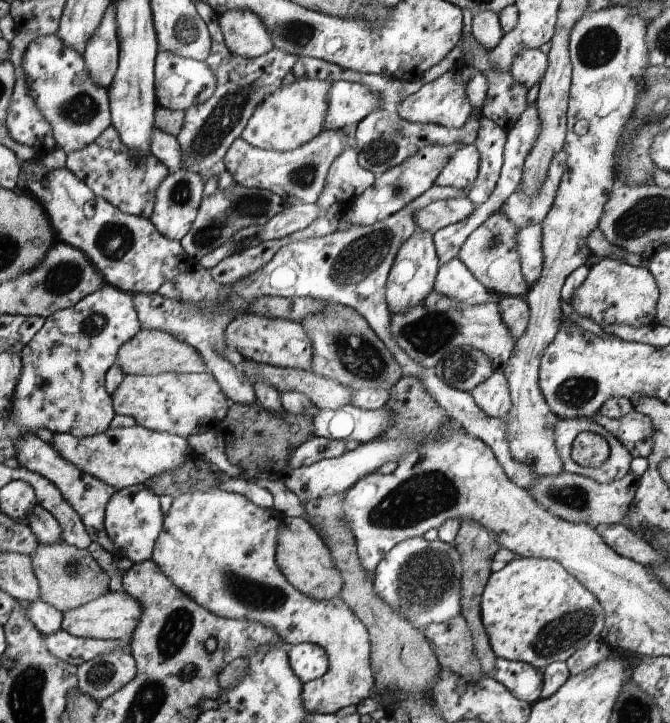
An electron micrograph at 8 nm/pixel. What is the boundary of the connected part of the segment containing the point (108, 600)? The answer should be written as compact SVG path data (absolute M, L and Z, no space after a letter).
M112 591L103 594L78 609L70 609L63 614L61 628L70 634L85 639L125 639L130 637L139 626L144 608L131 594L126 591Z

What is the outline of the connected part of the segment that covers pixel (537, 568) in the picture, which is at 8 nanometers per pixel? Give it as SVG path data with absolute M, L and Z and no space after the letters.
M517 556L497 570L493 569L483 590L482 619L497 657L524 661L542 670L553 662L568 660L590 640L600 640L600 630L606 626L605 612L595 594L558 561L540 557Z

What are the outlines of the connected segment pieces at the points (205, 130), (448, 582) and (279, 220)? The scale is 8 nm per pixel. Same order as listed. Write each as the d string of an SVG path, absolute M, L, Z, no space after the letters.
M195 1L195 6L210 28L213 46L205 63L217 76L218 86L208 101L185 110L181 131L175 137L181 150L180 168L199 174L205 181L218 178L216 191L222 196L232 193L238 184L227 169L226 154L242 136L252 113L262 104L263 98L281 88L281 81L294 68L298 56L276 48L256 58L233 55L223 37L218 22L219 14L205 2Z
M415 536L399 542L394 549L386 553L379 562L375 575L372 577L375 593L392 609L396 608L398 614L408 619L416 629L424 630L433 623L443 623L458 617L463 612L462 580L464 574L464 562L461 554L454 544L445 543L437 538L433 541L424 539L423 536Z
M313 203L284 207L261 228L257 237L261 242L289 237L313 223L318 215L318 205Z

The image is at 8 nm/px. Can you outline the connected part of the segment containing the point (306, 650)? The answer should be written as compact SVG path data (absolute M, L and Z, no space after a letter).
M298 643L289 650L291 666L305 683L323 677L330 668L330 656L316 643Z

